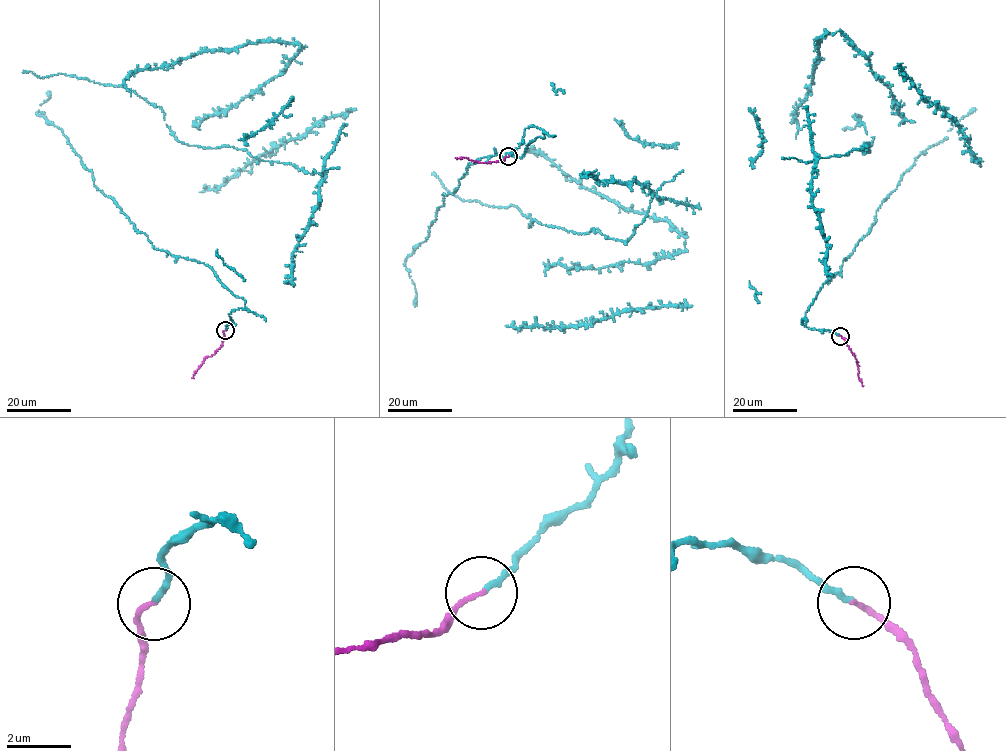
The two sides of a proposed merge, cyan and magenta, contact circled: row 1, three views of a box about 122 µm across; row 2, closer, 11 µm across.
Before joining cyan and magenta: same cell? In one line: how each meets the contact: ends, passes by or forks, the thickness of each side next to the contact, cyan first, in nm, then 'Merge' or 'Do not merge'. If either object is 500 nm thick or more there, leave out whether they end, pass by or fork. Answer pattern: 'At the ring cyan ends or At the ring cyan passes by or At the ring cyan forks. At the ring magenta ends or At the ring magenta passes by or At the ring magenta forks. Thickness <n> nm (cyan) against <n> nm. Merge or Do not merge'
At the ring cyan ends. At the ring magenta ends. Thickness 180 nm (cyan) against 150 nm. Merge

